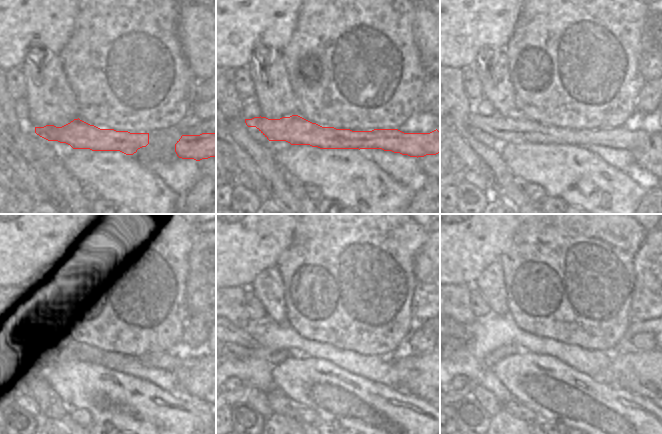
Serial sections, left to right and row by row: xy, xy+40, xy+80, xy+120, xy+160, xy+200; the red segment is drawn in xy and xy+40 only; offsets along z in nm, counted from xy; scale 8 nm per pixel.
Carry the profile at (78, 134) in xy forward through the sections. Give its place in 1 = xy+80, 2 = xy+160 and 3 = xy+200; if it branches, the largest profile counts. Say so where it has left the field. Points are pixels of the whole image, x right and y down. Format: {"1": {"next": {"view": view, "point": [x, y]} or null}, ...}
{"1": {"next": {"view": "xy+80", "point": [511, 128]}}, "2": {"next": {"view": "xy+160", "point": [237, 335]}}, "3": {"next": {"view": "xy+200", "point": [460, 332]}}}

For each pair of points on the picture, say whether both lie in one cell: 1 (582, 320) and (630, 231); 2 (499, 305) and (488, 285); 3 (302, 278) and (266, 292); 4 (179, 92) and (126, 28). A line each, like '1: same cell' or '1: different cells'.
1: same cell
2: same cell
3: different cells
4: same cell

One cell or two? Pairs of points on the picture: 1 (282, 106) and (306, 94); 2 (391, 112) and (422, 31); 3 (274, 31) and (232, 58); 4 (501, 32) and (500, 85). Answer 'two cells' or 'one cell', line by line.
1: two cells
2: two cells
3: one cell
4: two cells

